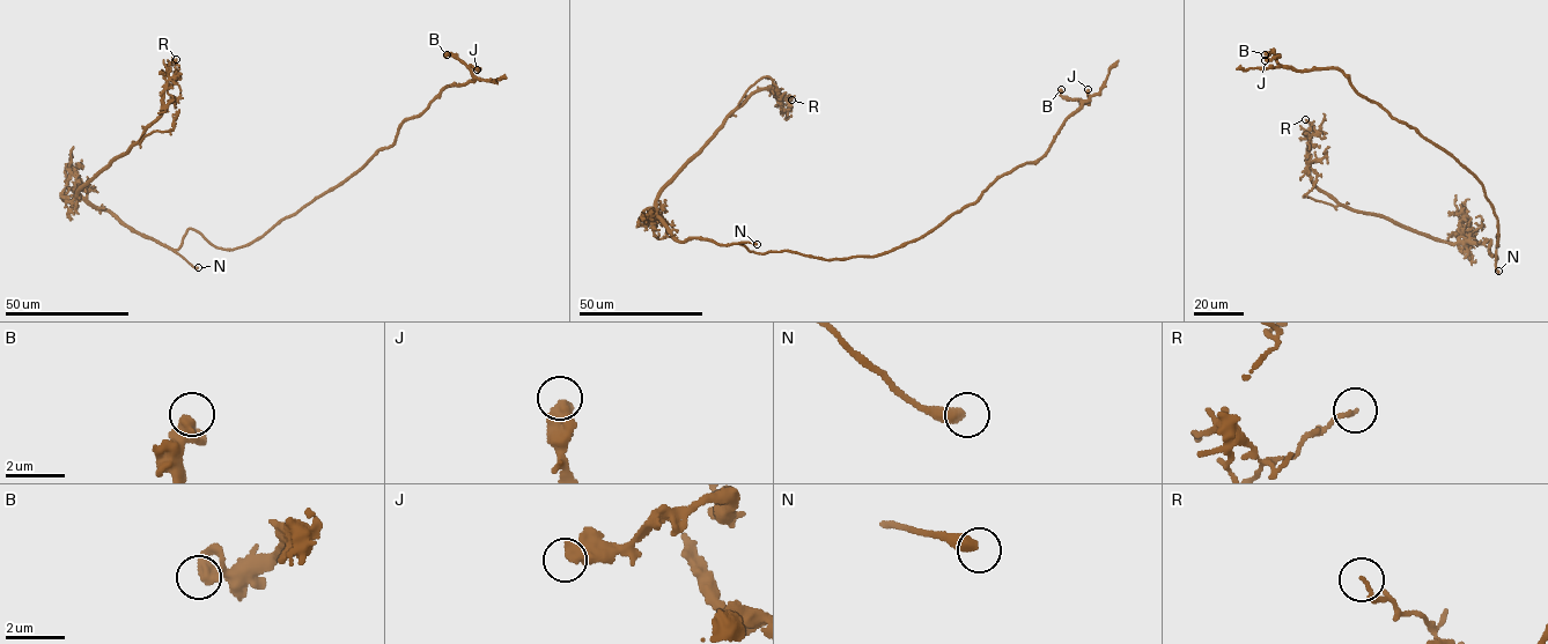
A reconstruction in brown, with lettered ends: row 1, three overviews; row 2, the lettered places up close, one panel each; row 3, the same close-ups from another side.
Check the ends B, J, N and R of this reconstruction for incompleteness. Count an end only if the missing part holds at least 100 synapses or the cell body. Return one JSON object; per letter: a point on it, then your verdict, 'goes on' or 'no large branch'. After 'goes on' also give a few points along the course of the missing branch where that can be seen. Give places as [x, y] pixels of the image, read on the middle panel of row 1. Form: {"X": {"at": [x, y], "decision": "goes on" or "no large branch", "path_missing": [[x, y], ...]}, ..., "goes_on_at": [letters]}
{"B": {"at": [1061, 89], "decision": "no large branch"}, "J": {"at": [1088, 89], "decision": "no large branch"}, "N": {"at": [757, 244], "decision": "goes on", "path_missing": [[757, 244], [739, 238], [739, 242]]}, "R": {"at": [791, 100], "decision": "no large branch"}, "goes_on_at": ["N"]}

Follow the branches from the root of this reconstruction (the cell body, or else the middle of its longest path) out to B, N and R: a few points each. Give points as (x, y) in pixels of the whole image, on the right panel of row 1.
B: (1497, 246), (1483, 187), (1451, 155), (1362, 96), (1339, 69), (1296, 69), (1265, 54)
N: (1497, 246), (1495, 265), (1498, 271)
R: (1497, 246), (1496, 261), (1489, 241), (1449, 244), (1340, 205), (1310, 176), (1312, 125), (1305, 119)

